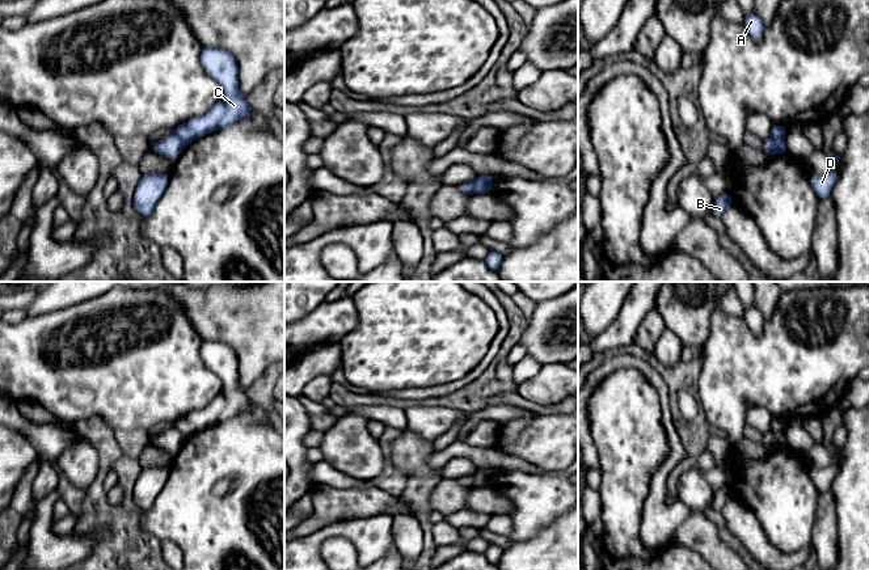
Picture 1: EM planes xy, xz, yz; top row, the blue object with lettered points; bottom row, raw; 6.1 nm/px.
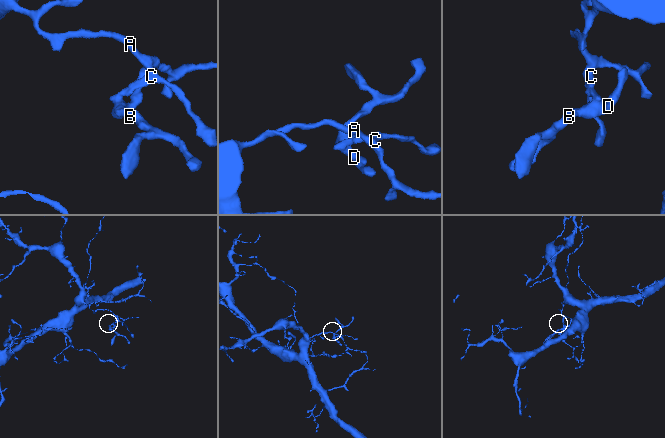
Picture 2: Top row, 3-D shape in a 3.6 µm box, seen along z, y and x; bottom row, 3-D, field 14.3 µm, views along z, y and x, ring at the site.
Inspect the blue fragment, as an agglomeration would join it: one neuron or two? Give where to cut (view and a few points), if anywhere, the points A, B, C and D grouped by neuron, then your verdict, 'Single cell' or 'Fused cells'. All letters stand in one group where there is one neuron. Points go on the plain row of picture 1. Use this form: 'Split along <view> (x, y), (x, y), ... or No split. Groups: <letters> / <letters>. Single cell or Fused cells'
Split along xz (476, 473), (473, 486). Groups: A C / B D. Fused cells

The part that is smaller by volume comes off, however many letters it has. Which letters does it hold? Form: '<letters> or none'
B, D

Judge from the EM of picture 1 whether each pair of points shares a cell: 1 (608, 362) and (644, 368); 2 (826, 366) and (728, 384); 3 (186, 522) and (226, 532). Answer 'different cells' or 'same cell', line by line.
1: same cell
2: same cell
3: same cell

